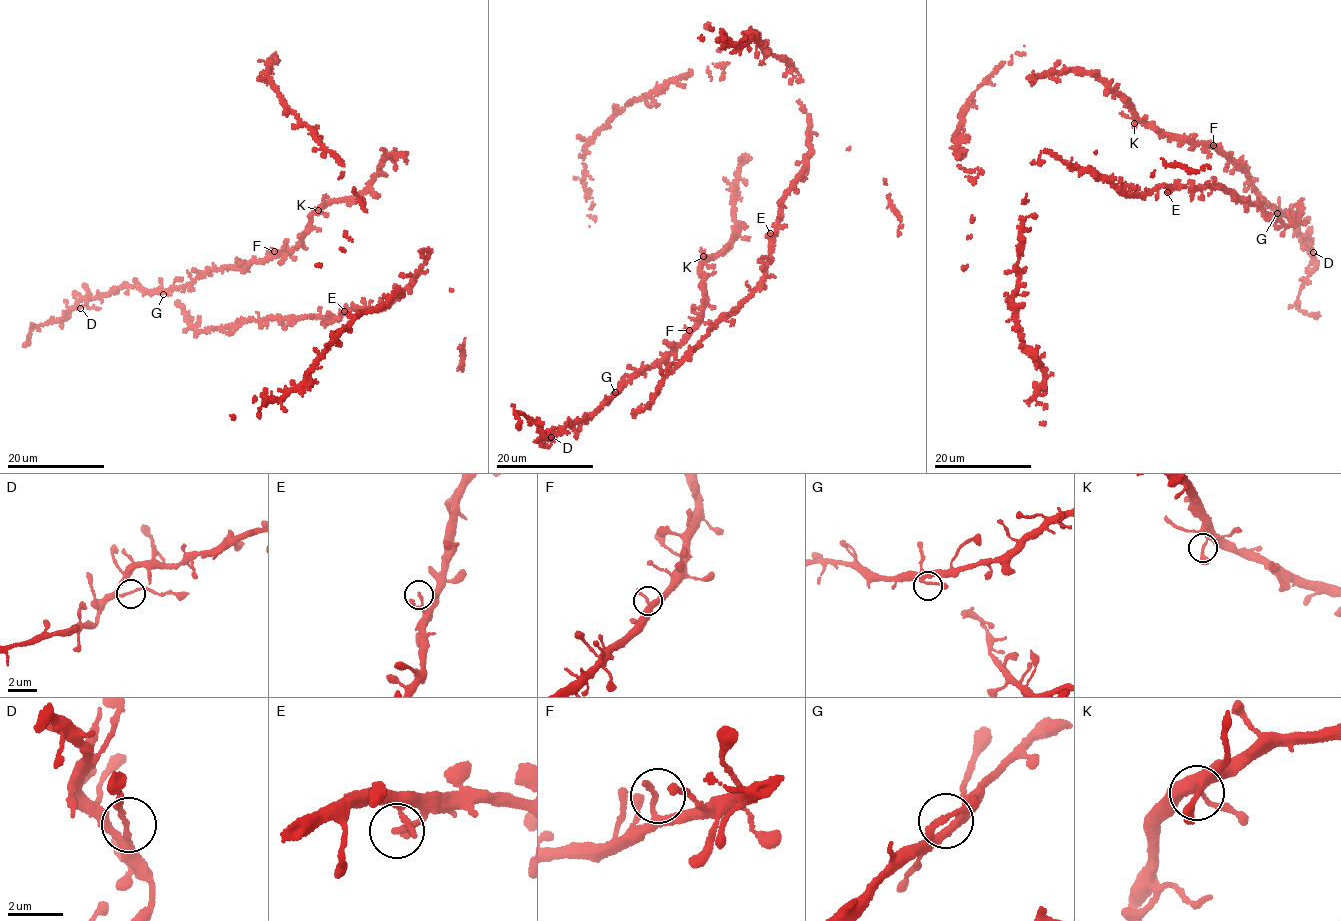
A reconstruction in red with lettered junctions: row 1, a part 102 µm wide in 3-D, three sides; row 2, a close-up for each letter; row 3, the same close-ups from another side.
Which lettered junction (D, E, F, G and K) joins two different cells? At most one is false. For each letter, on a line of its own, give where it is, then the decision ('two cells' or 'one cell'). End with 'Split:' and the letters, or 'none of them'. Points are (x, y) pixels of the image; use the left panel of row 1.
D: (80, 308) | two cells
E: (344, 311) | one cell
F: (274, 251) | one cell
G: (163, 294) | one cell
K: (318, 210) | one cell
Split: D

